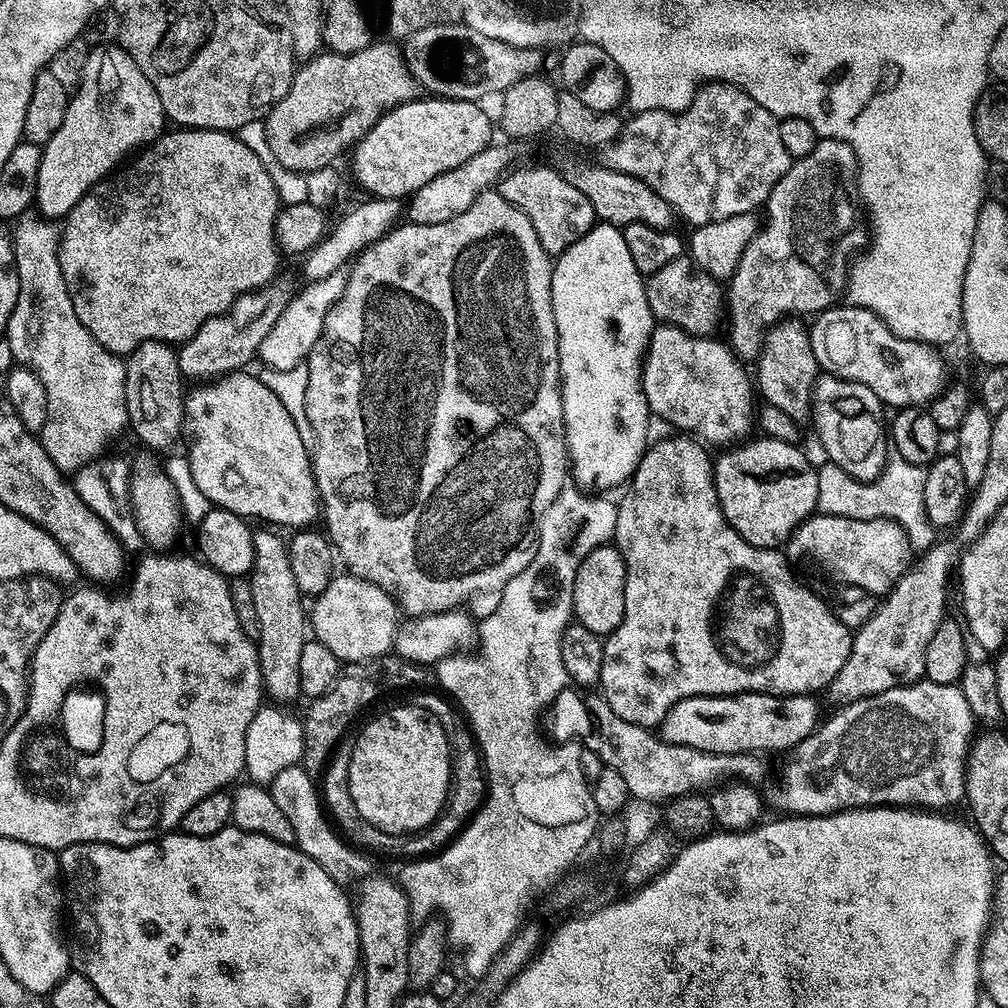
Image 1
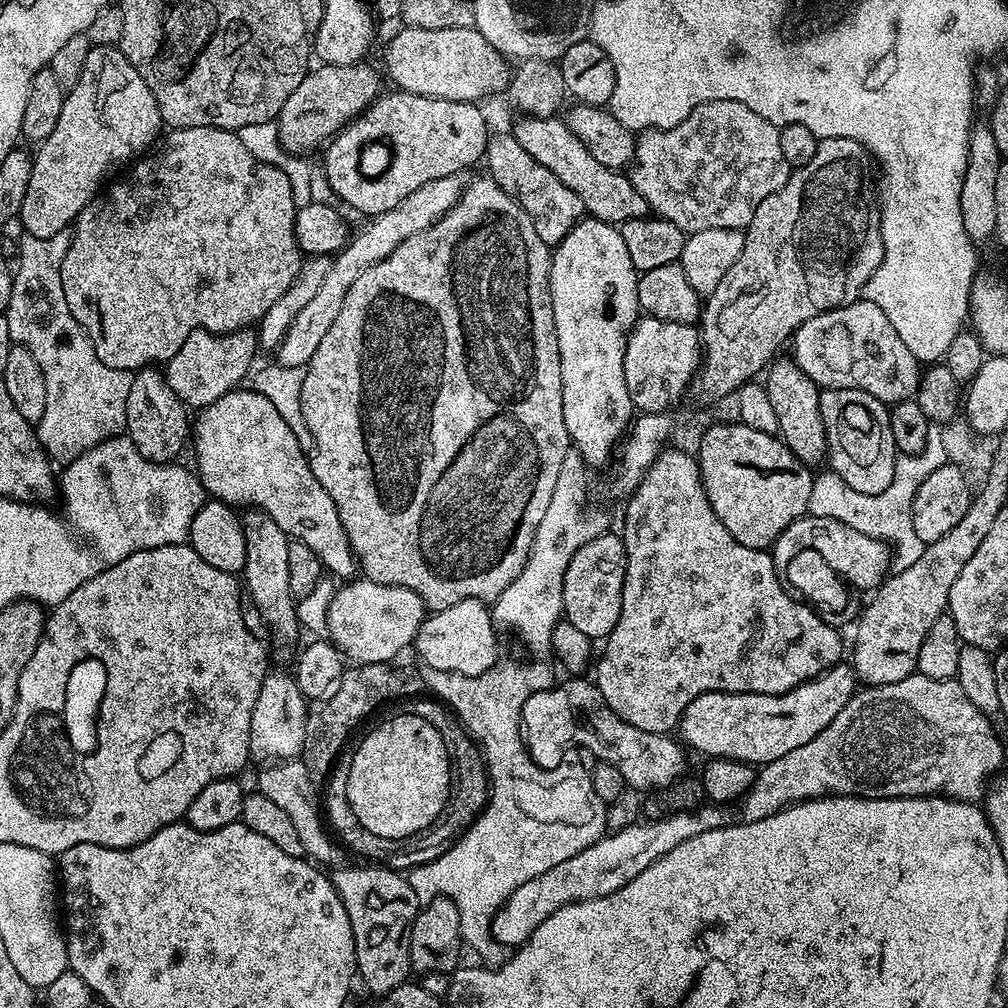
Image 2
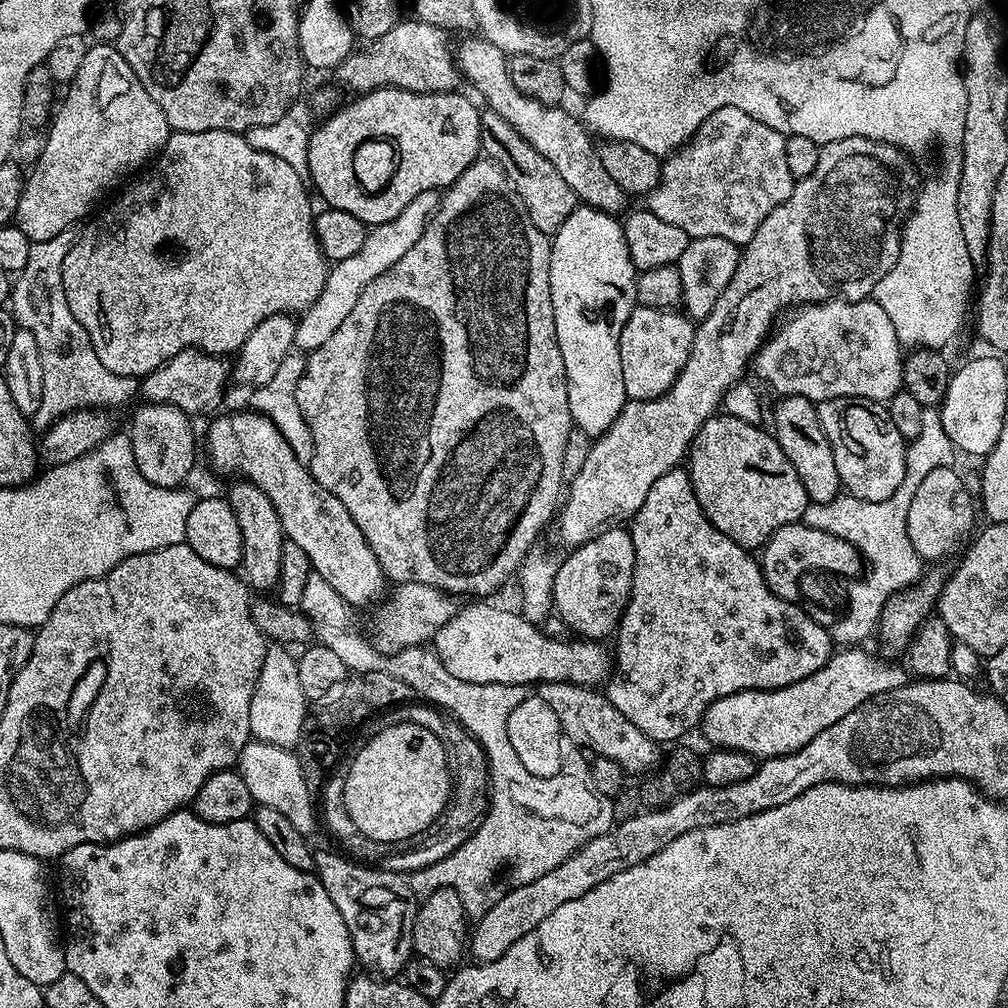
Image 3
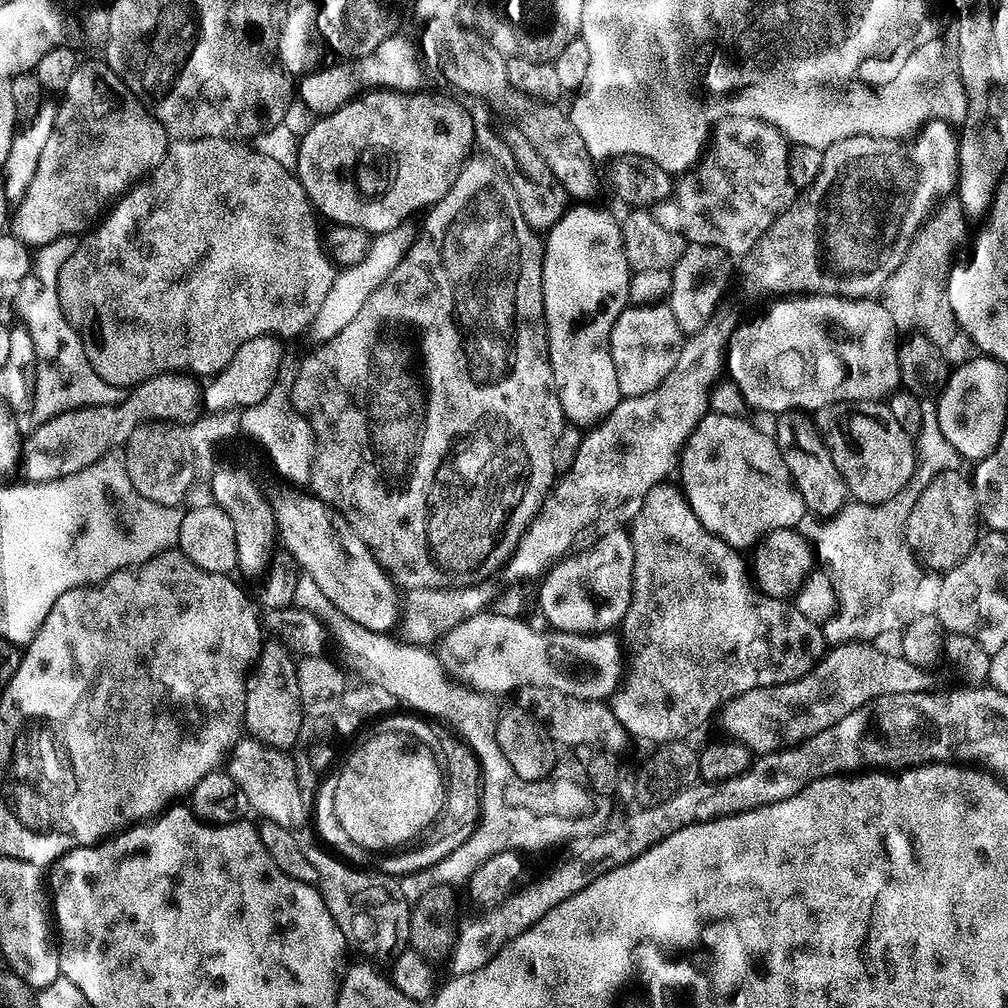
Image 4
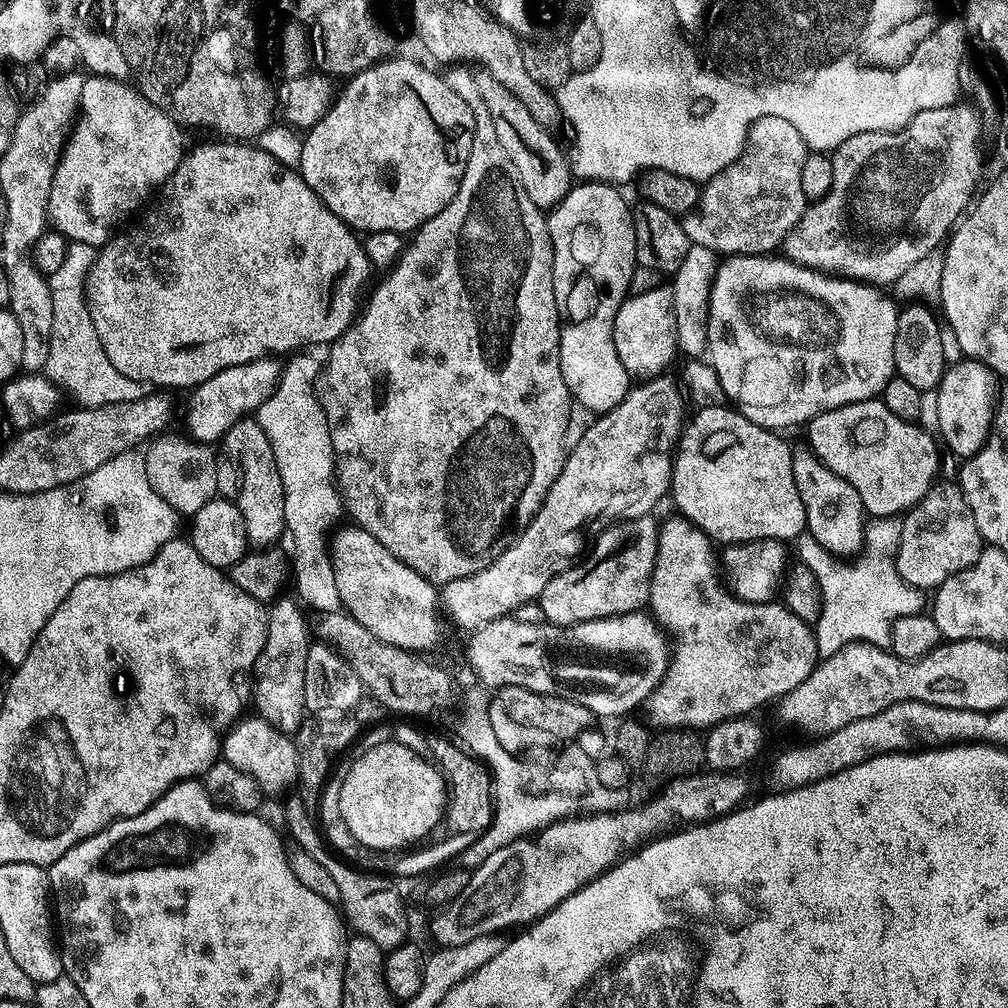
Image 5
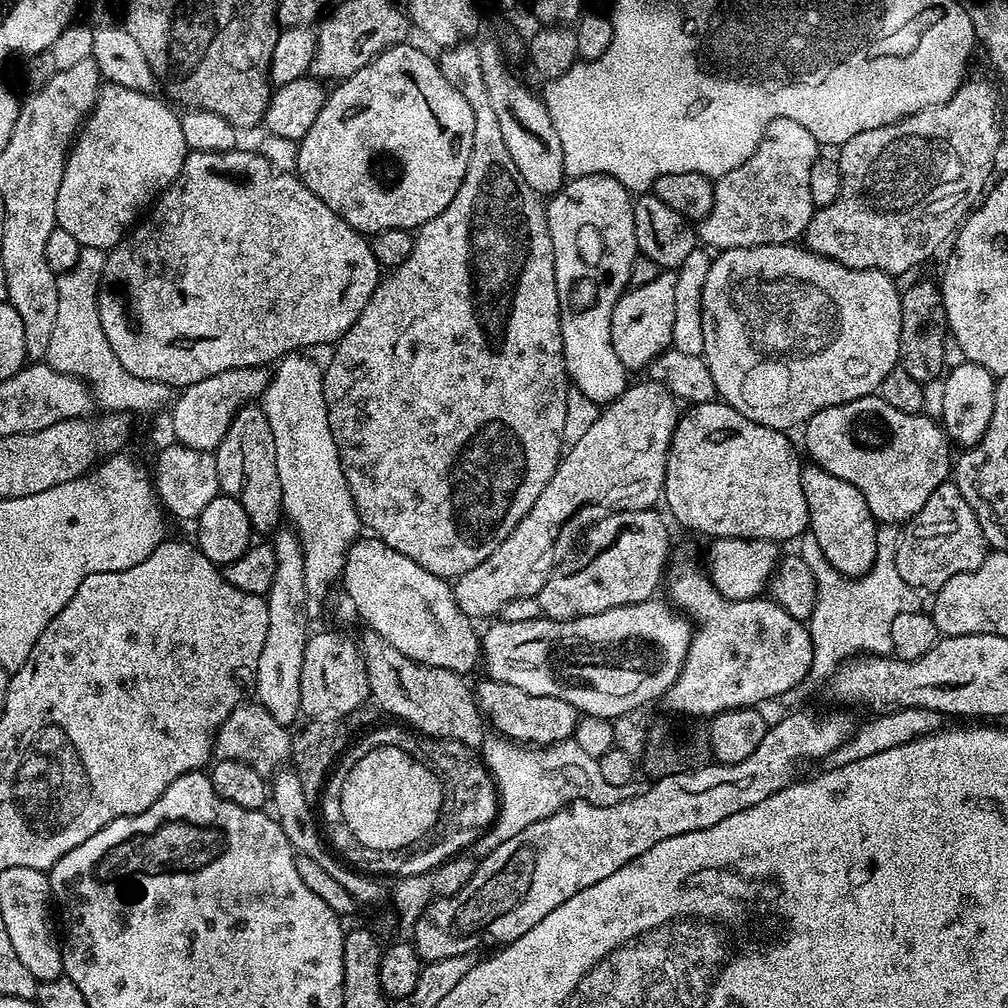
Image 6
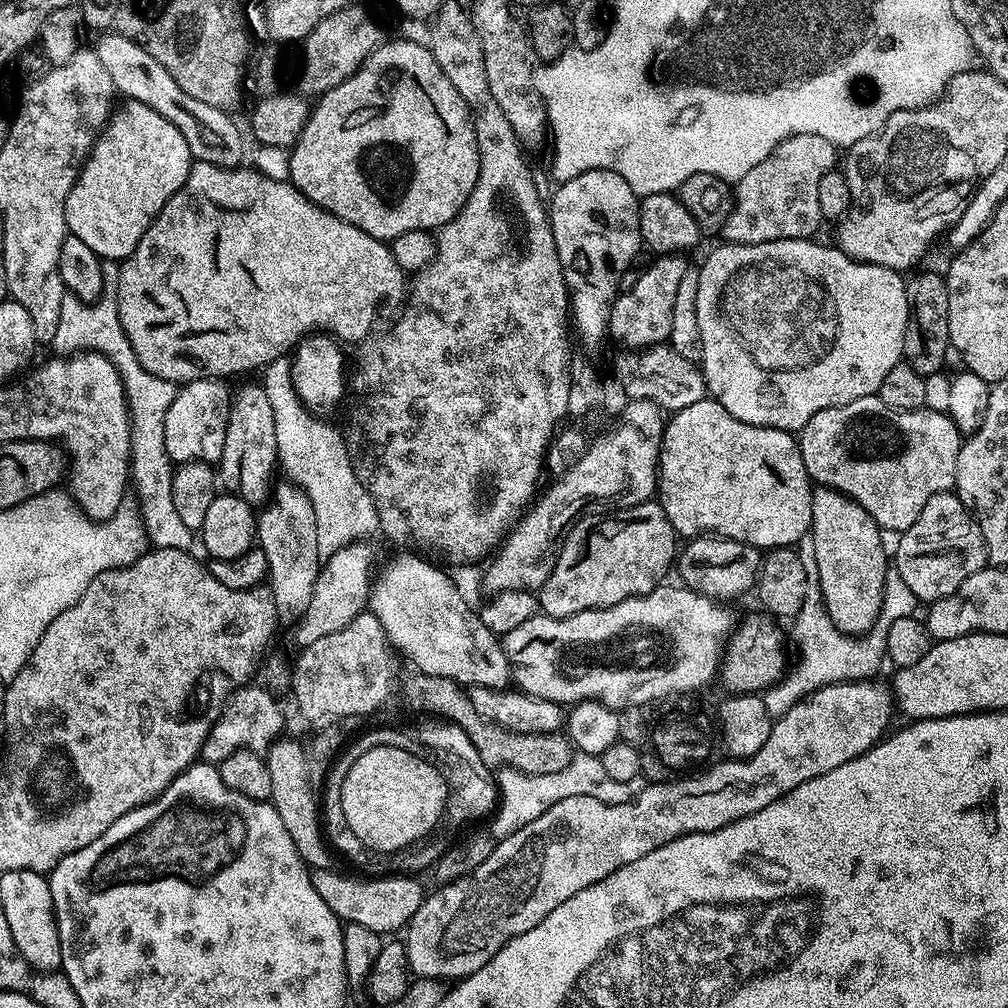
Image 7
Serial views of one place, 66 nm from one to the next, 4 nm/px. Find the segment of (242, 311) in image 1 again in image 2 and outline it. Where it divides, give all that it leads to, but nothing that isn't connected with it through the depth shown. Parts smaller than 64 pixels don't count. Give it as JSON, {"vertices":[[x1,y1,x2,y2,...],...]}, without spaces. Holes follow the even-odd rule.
{"vertices":[[251,327,241,328,239,332,217,334,204,328,194,330,182,342,178,354,166,362,166,375,170,390,189,409,199,410,218,402,222,394,233,391,244,375,254,368,252,359,258,353,258,336]]}

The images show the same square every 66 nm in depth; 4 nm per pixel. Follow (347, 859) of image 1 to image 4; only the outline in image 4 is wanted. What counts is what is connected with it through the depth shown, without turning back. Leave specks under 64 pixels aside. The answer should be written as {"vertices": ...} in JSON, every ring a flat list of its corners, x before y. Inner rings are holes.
{"vertices":[[242,738,232,747,226,760,226,771,242,786,246,793,249,807,253,813,257,812,264,820,273,820,278,826,300,830,304,819,309,819,309,809,302,802,302,794,298,790,298,778,296,777,296,761,287,751,273,748,271,744,259,738]]}

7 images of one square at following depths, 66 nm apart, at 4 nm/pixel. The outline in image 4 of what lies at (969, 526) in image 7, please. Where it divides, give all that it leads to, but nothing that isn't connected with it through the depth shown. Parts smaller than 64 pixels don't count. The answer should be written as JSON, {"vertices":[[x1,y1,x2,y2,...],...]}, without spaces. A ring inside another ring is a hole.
{"vertices":[[960,470,939,472,930,486,918,494,918,502,914,502,914,510,910,510,904,523,906,547,925,569,933,568,937,574,948,572,961,564,978,539,978,513,972,482,962,473]]}

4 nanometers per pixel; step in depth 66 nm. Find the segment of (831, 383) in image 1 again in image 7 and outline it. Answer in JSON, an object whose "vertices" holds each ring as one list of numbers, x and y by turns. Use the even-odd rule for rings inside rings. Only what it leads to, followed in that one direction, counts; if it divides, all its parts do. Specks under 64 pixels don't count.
{"vertices":[[879,395,867,396,866,398,858,398,849,404,843,404,837,408,827,408,818,414,814,414,814,418,810,418,810,422,806,422,806,426,800,429,798,433,798,443,800,453,802,454,802,462,806,466,809,477,817,485,825,488,835,488,838,492,843,492,845,496,851,500,858,501,861,506,871,514,881,529,888,528,893,534,904,532,910,526,914,526,914,522,918,522,918,514,922,514,922,506,926,506,926,502,930,502,930,498,934,498,934,494,949,491,956,482,956,467,958,466,958,450,962,443,962,434,954,426,954,422,948,417,947,411,933,412,929,410,921,410,919,412,899,412,890,406,886,406,880,401]]}

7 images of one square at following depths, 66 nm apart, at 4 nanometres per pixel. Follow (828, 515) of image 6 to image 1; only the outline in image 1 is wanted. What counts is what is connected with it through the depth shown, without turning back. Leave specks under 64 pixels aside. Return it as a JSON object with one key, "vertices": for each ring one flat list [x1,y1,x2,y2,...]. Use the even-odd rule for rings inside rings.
{"vertices":[[786,318,768,330,754,367,754,384,764,397,763,403,778,406,795,422,807,421,812,415,812,387,816,385,818,369,809,342,809,329,799,319]]}

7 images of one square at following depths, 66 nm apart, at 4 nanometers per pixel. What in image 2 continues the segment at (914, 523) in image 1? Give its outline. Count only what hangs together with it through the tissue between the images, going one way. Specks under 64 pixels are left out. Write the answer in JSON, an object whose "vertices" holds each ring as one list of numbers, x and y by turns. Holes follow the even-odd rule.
{"vertices":[[930,440,917,456,897,455,894,466,894,482,882,490,882,494,858,494,854,486,846,486,842,478,831,470,817,475,812,481,810,490,810,502,807,515,818,518,834,518,838,522,848,524,854,530,862,530,870,538,878,538,890,545,890,564,895,571,901,572,918,558,922,558,925,544,922,538,918,538,918,530,914,530,914,518,912,517,912,503,914,494,918,494,918,486,926,482,929,474,934,474,938,466,949,463,946,452,938,440]]}

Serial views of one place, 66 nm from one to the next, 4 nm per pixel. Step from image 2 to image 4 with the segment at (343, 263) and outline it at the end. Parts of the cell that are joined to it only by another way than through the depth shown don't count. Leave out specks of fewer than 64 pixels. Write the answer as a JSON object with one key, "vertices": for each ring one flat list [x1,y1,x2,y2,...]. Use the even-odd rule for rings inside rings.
{"vertices":[[411,223,400,224,394,230,375,233,372,239,372,249,368,251,366,258,362,262,350,264,343,267,336,276,336,281,330,286,326,294,326,302,322,302,322,310,318,310,318,318,312,323,311,333,316,334,317,341,323,342,337,336,349,322,354,322,358,310,362,310,366,298,390,278,394,266,402,262,402,258,410,250,413,240,416,239,418,232,415,227,411,228]]}

